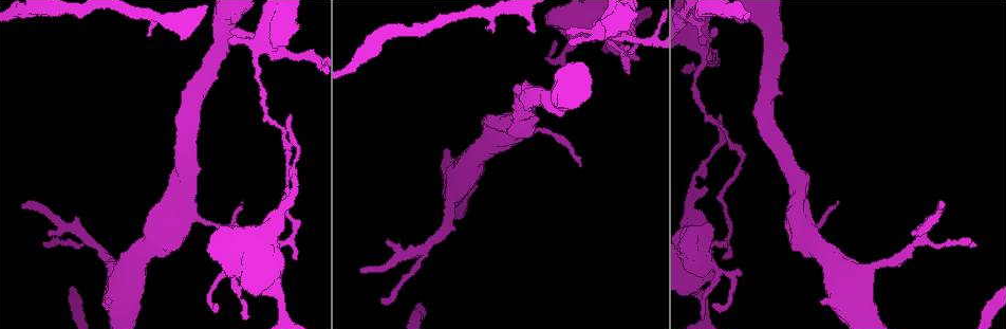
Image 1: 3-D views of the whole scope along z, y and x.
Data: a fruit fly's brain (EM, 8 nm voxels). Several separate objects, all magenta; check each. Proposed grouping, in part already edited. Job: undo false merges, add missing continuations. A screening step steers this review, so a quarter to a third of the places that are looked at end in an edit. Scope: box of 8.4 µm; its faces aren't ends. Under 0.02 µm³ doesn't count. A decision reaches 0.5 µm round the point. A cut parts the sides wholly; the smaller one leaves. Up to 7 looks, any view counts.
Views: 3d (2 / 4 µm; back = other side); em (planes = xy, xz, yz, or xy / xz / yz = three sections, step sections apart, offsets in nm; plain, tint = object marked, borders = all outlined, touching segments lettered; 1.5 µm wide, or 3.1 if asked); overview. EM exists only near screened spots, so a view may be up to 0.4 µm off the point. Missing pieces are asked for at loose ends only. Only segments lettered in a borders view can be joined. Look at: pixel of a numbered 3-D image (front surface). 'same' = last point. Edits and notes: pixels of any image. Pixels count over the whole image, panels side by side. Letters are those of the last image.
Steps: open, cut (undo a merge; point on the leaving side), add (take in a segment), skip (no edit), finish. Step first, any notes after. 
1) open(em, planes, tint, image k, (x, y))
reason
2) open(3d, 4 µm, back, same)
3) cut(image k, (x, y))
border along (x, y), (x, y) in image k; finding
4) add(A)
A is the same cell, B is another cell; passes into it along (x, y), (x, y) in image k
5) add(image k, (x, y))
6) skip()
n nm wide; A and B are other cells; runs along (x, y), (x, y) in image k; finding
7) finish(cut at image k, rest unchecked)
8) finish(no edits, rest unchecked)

open(em, planes, tint, image 1, (259, 78))
thin neck

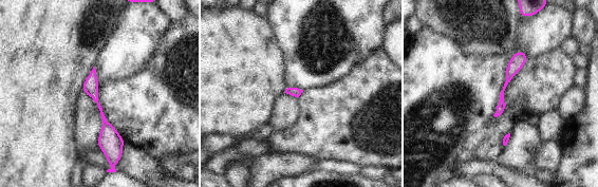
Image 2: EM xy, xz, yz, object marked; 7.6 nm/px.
open(em, planes, borders, same)
see the neighbours

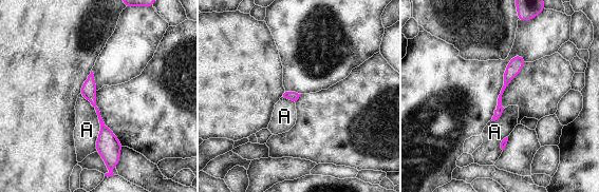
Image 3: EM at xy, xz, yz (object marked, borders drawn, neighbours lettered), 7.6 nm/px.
skip()
A is another cell; border along (79, 94), (97, 115), (97, 151) in image 3; continuous, no second neuron

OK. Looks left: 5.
open(em, yz, step 8, tint, image 1, (295, 179))
calibre changes

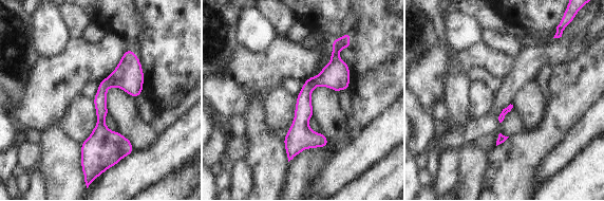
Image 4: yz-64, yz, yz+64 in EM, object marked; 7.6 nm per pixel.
open(em, planes, borders, same)

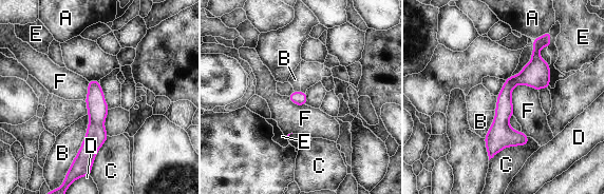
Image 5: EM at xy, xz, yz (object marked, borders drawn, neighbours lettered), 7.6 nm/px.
skip()
110 nm wide; A, B, C, D, E and F are other cells; border along (537, 91), (517, 84), (512, 114) in image 5; continuous, no second neuron

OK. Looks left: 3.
open(3d, 4 µm, image 1, (108, 305))

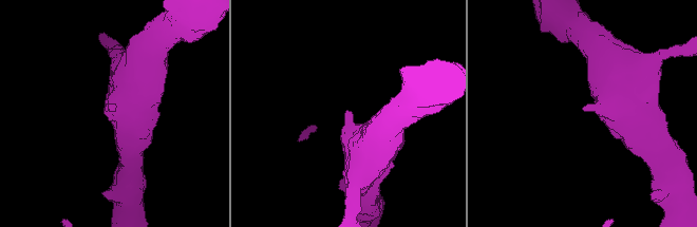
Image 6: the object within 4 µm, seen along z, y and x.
open(em, yz, step 8, borders, image 6, (583, 110))

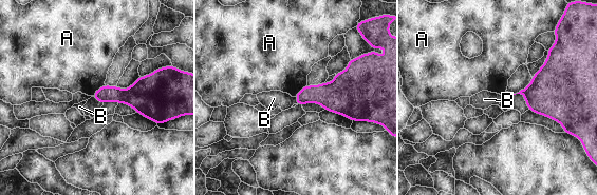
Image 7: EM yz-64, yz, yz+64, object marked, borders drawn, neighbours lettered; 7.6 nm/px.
skip()
A and B are other cells; none of them fits

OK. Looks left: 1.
finish(no edits, rest unchecked)

